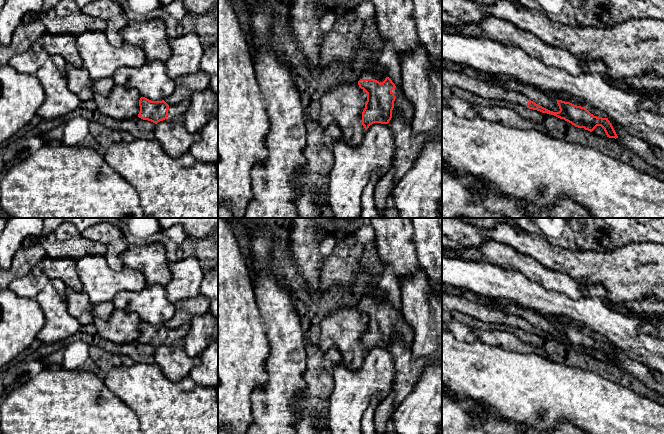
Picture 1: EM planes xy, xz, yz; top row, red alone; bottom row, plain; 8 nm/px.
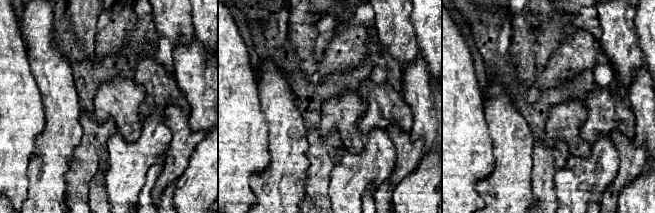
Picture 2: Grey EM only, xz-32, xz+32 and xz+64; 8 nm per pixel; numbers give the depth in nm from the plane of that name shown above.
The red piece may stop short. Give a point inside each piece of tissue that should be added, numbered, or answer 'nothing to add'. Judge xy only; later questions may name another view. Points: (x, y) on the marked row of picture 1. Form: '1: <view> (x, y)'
1: xy (177, 111)

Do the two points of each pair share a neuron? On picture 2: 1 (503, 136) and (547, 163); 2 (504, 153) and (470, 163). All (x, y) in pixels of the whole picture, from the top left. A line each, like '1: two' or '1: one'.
1: two
2: two

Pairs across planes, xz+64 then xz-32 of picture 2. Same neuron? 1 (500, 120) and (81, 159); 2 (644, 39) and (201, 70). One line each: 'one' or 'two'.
1: two
2: two

